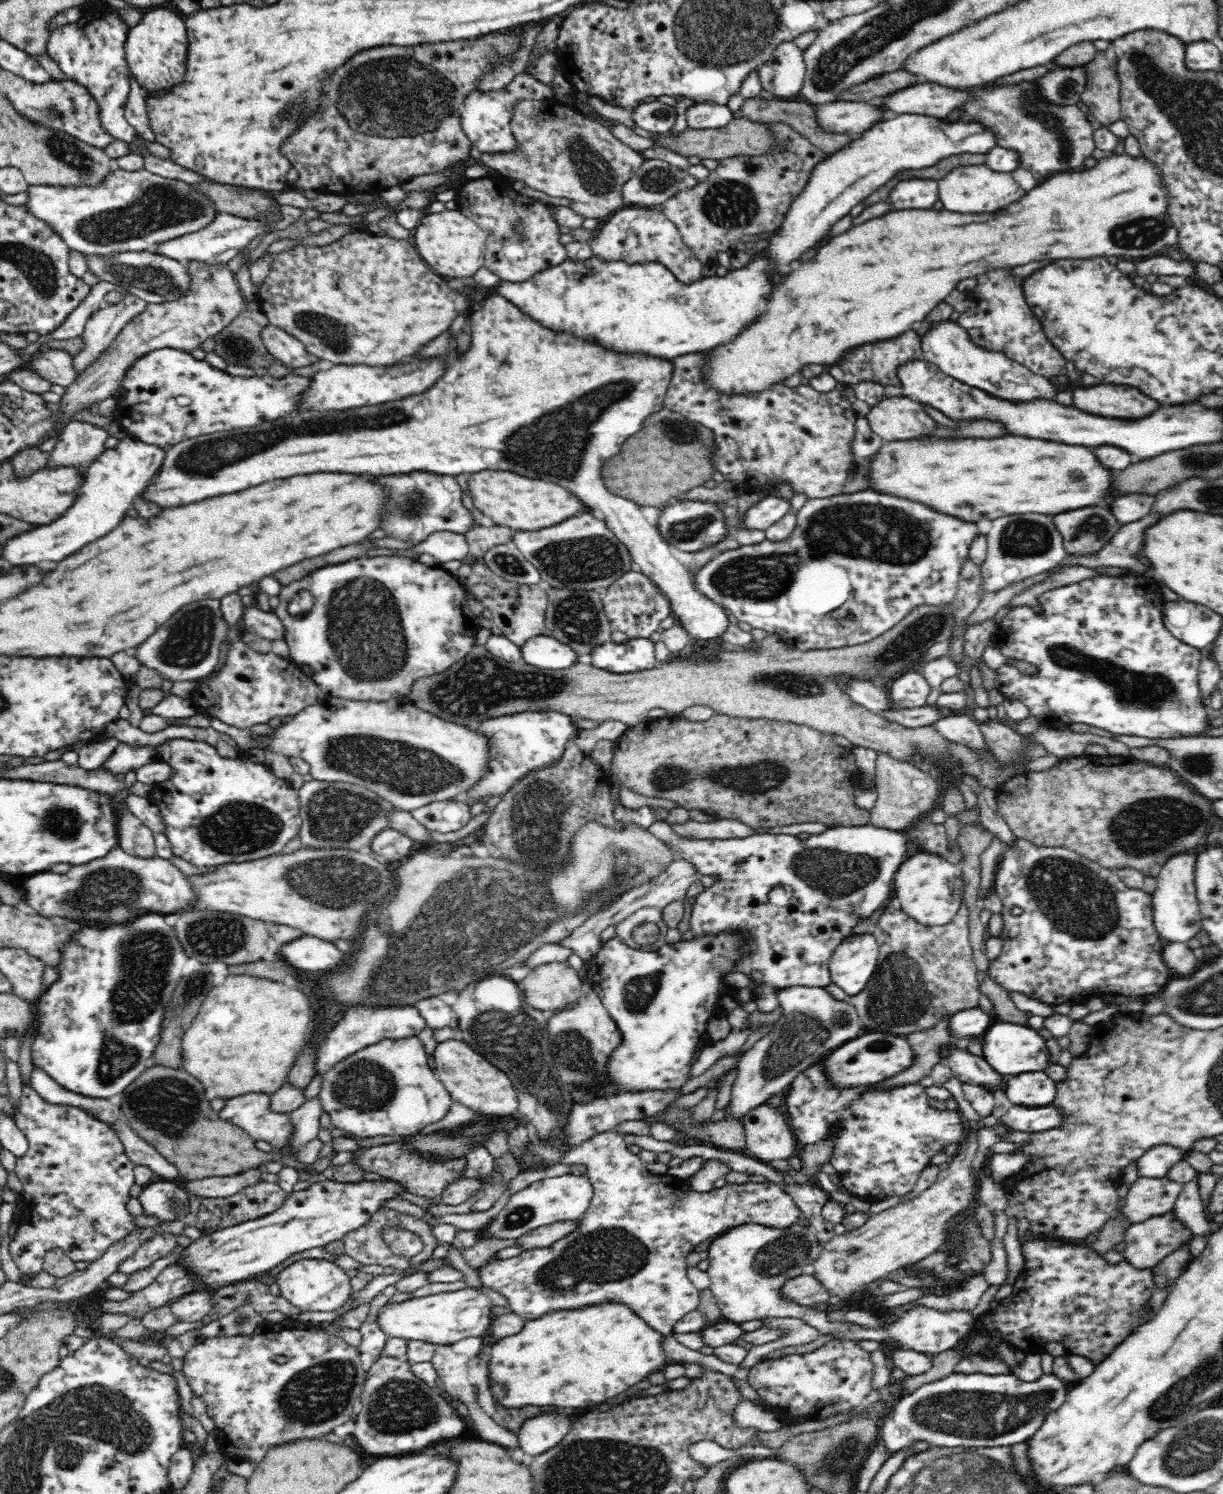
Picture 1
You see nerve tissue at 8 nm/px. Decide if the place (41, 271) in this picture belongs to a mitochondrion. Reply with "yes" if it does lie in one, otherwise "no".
yes

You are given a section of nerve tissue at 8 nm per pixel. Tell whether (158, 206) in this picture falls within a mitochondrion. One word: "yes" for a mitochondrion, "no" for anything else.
yes

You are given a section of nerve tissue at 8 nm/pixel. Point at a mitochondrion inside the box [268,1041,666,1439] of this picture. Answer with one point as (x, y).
(606, 1255)

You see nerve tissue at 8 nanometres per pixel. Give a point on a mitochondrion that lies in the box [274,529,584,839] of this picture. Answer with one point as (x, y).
(364, 631)

